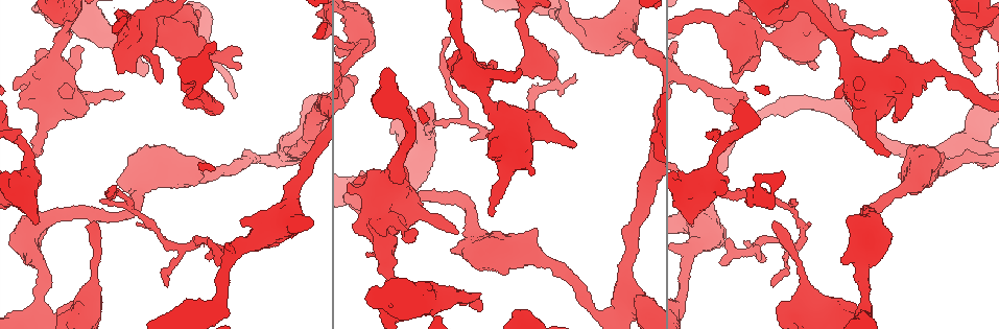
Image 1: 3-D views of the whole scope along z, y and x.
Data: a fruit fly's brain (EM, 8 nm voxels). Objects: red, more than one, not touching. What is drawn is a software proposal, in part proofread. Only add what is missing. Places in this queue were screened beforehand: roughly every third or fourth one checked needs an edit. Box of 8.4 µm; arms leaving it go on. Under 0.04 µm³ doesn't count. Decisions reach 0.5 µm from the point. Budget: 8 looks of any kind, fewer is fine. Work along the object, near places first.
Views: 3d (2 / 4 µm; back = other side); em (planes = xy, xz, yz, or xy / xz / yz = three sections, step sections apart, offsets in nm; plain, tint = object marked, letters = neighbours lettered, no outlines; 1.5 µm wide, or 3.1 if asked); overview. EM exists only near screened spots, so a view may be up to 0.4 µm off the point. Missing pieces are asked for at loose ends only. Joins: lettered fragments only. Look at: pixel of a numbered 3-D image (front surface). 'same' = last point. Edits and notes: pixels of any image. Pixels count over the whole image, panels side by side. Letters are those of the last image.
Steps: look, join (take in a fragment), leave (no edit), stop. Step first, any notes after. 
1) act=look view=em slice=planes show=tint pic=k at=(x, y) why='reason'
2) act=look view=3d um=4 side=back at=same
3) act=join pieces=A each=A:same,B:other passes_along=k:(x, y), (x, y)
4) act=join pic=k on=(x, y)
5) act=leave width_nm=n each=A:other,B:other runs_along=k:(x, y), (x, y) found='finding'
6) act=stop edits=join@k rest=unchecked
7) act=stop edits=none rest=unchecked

act=look view=em slice=xz step=4 show=tint pic=1 at=(692, 223) why='stops while still wide'

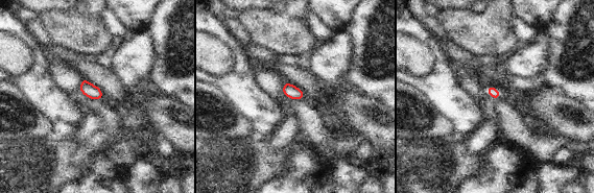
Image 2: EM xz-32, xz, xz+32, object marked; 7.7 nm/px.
act=look view=em slice=planes show=letters at=same

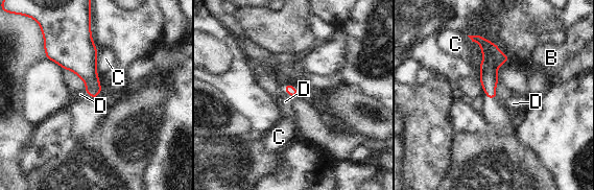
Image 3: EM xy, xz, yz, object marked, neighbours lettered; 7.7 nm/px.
act=leave each=B:other,C:other,D:other border=3:(84, 90), (91, 97) found='none of them fits'

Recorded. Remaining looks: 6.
act=look view=3d um=2 pic=1 at=(240, 53) why='branch stops here'

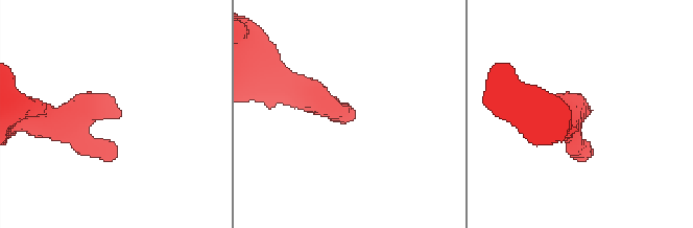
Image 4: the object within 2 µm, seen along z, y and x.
act=look view=em slice=xy step=8 show=tint pic=4 at=(353, 113)

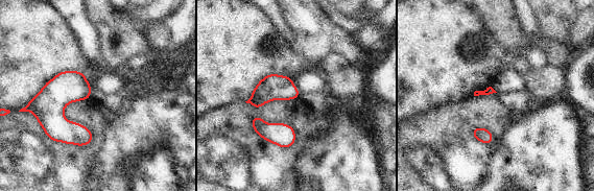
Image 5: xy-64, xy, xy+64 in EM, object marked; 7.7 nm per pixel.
act=look view=em slice=planes show=letters at=same why='another direction'

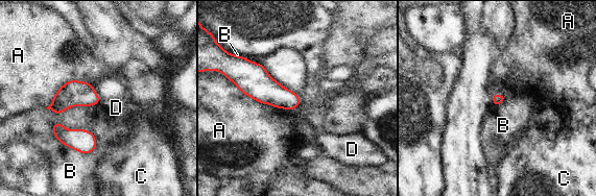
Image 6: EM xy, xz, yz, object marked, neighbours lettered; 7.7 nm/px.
act=leave longest_contact=A:550nm each=A:other,B:other,C:other,D:other border=6:(100, 100), (97, 104) found='none of them fits'

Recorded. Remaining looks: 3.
act=look view=em slice=xz step=8 show=tint pic=1 at=(574, 73) why='branch stops here'

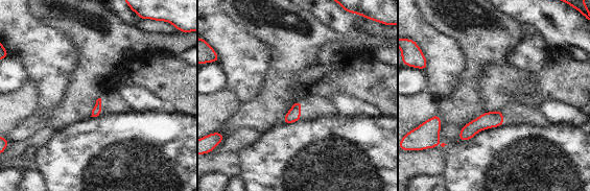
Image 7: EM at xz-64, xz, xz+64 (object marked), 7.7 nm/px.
act=look view=em slice=planes show=letters at=same

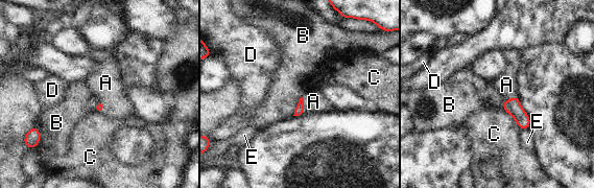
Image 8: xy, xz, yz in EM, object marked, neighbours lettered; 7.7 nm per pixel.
act=join pieces=A each=A:same,B:other,C:other,D:other,E:other passes_along=8:(99, 108), (102, 103), (105, 83) found='the neuron continues'

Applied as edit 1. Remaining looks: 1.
act=stop edits=join@8 rest=unchecked

